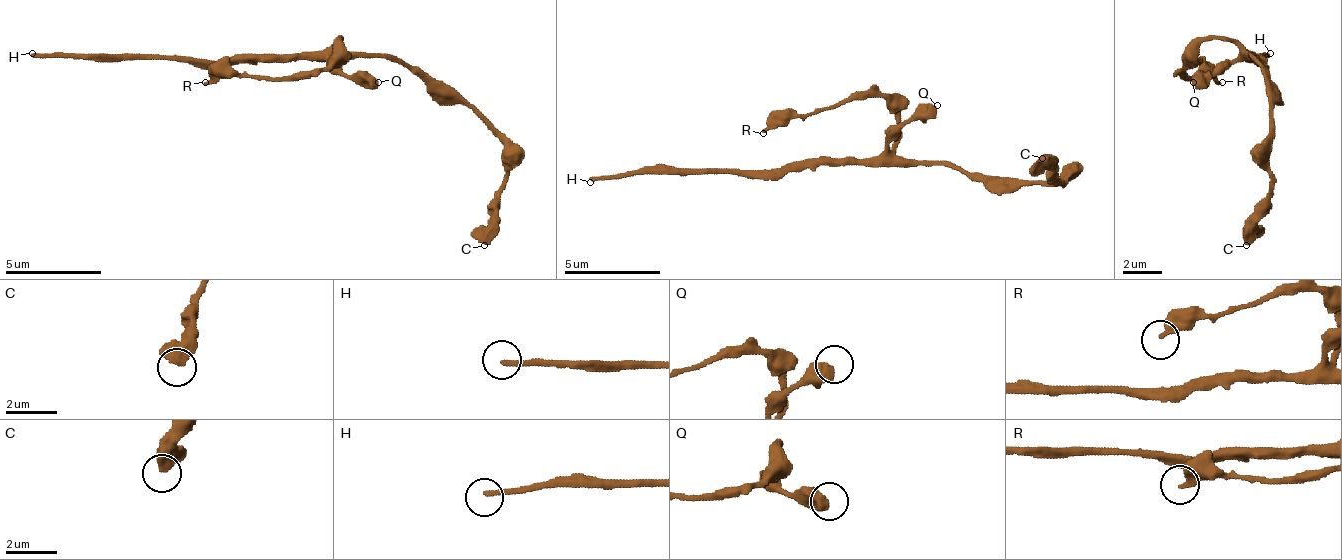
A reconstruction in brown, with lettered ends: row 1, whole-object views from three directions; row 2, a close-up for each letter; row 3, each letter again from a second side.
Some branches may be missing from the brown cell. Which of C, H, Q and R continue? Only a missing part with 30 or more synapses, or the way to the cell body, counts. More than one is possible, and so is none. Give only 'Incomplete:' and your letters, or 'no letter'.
Incomplete: H

